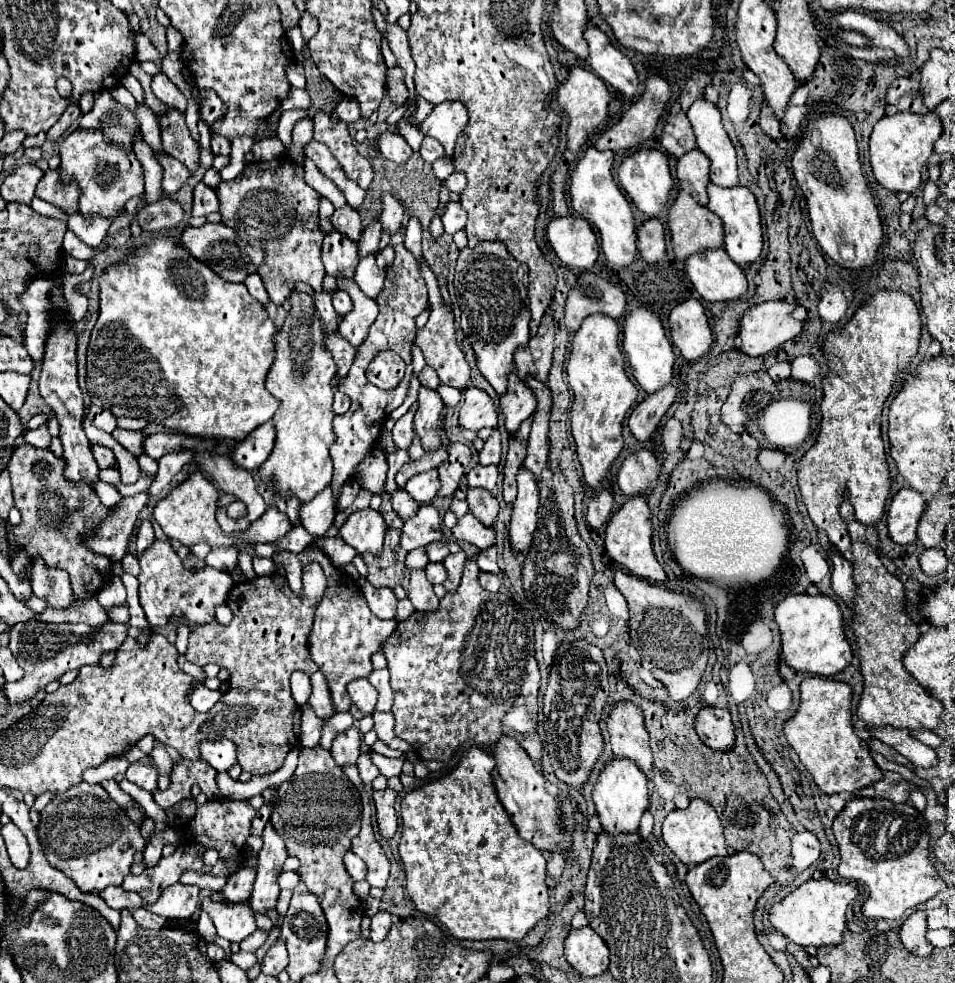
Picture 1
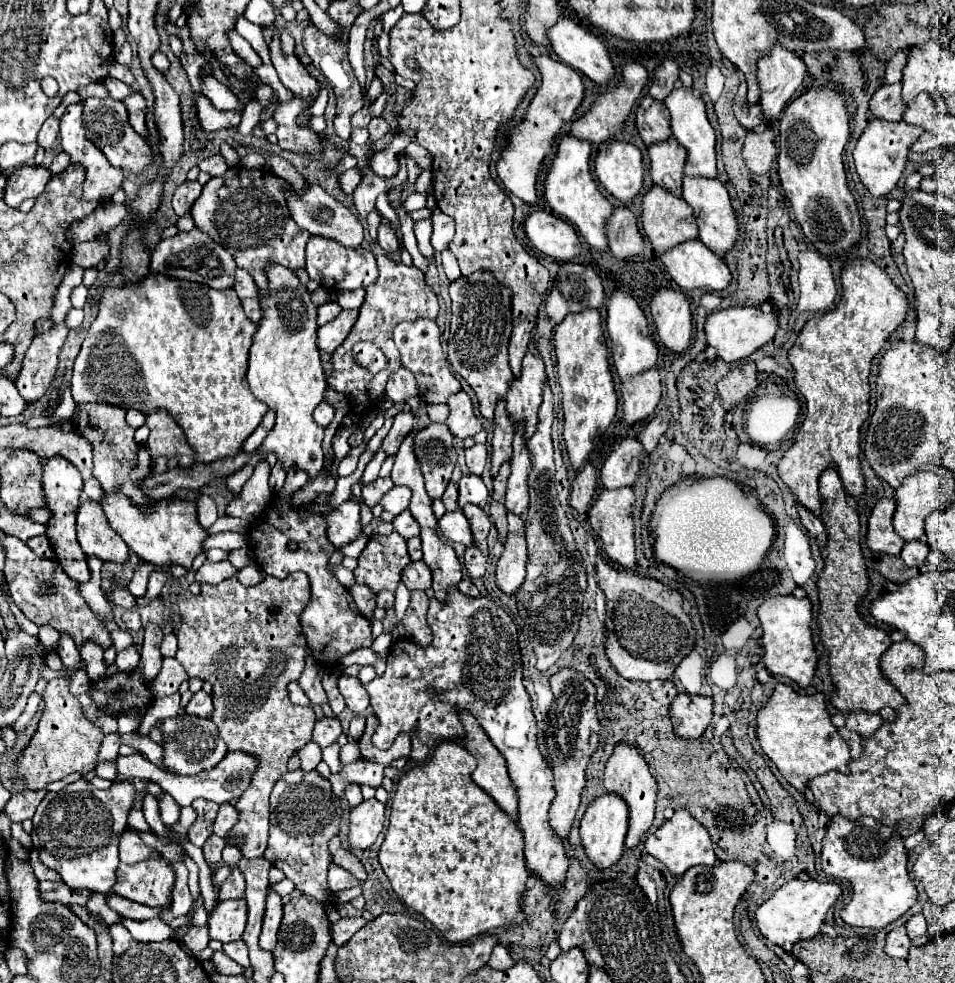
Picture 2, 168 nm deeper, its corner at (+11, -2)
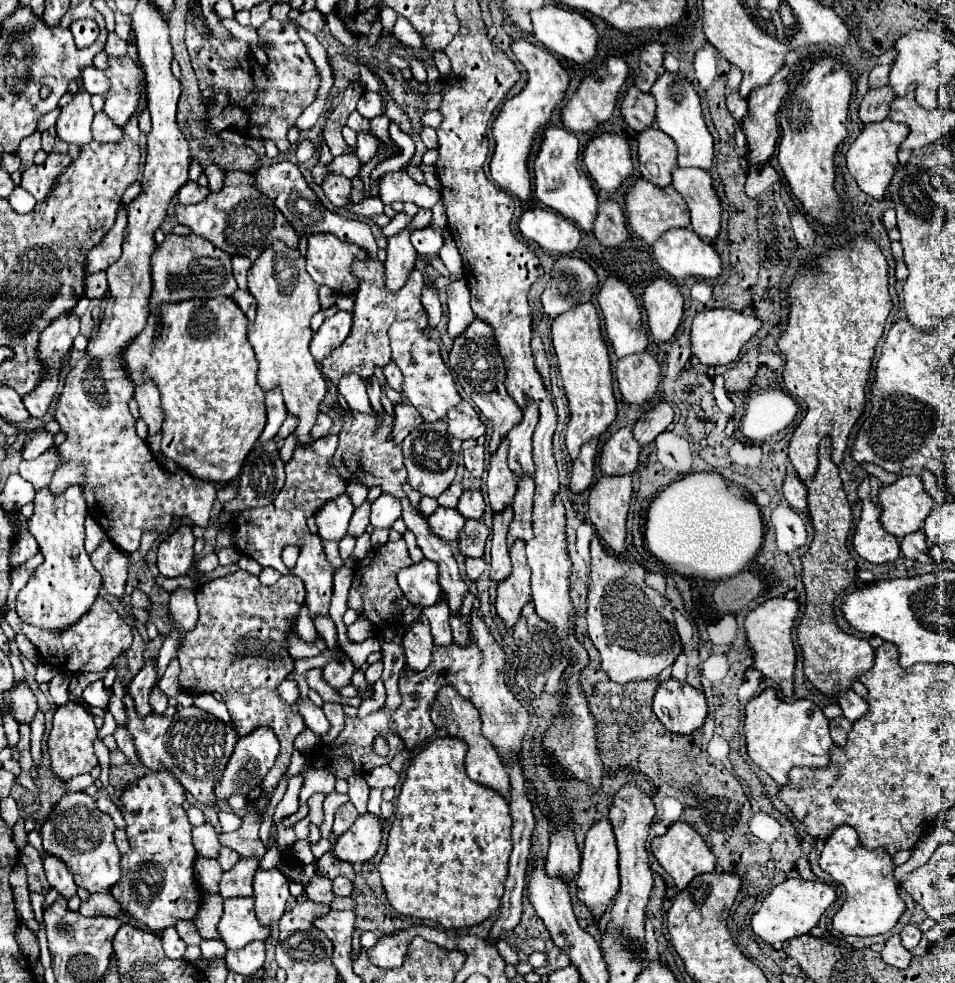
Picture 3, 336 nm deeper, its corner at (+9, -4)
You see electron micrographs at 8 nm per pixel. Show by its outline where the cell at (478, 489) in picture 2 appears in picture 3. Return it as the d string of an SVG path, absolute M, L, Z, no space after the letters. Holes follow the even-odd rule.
M467 490L467 492L461 496L457 510L459 510L467 520L469 520L469 518L481 520L481 516L483 516L483 512L485 512L483 494L481 494L479 490L471 490L471 492Z

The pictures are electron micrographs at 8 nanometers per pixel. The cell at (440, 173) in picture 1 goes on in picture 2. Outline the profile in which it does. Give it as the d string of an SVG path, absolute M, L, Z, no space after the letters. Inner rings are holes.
M423 170L423 174L415 182L415 190L417 192L431 192L431 188L433 188L433 172Z

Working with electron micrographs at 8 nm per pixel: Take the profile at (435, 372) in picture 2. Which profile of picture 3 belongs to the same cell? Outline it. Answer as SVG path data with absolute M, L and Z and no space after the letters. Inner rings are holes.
M395 322L389 330L389 340L391 340L391 358L403 372L401 394L419 410L425 422L435 422L445 418L447 410L461 402L461 396L457 392L449 368L445 366L439 354L439 346L433 340L429 340L427 334L419 330L417 324L411 322Z

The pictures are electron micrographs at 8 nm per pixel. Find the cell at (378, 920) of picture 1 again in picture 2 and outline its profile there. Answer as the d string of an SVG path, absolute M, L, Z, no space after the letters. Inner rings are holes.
M359 916L359 918L341 918L337 924L331 926L331 930L333 930L333 940L335 940L337 944L345 944L345 942L347 942L357 930L361 930L365 924L367 924L367 920L365 920L363 916Z

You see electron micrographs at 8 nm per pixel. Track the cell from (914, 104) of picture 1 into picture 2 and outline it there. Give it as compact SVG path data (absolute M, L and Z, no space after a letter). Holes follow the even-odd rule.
M901 82L883 84L871 98L869 110L881 120L903 120L907 104L901 98Z

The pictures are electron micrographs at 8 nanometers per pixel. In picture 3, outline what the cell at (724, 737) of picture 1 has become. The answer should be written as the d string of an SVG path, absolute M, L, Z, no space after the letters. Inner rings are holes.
M669 678L659 684L653 696L653 712L667 730L691 734L703 726L707 702L701 690Z

